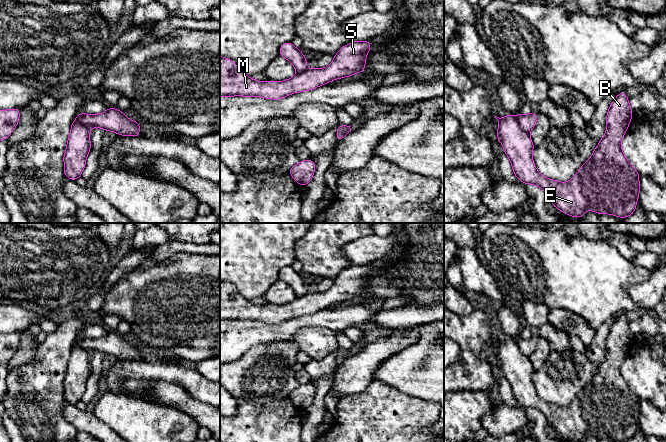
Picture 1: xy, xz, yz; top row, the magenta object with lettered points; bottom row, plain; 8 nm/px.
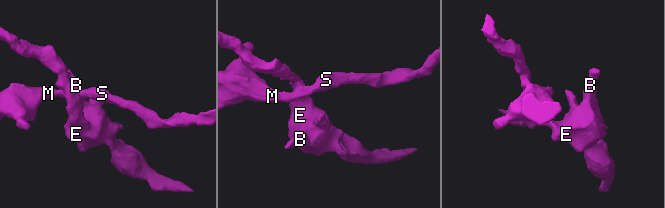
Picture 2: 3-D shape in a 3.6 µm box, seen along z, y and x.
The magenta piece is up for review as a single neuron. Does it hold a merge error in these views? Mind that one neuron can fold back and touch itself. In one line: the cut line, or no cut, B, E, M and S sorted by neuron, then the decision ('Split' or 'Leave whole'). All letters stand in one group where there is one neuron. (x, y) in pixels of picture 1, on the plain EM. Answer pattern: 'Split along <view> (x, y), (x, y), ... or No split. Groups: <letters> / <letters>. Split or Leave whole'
Split along yz (515, 341), (519, 350), (528, 357). Groups: B E / M S. Split

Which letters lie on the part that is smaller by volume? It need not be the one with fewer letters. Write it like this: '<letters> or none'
B, E

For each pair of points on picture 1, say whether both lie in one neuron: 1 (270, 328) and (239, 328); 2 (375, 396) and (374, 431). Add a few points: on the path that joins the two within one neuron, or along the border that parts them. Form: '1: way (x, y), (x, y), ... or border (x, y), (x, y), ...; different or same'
1: way (262, 329), (247, 329); same
2: way (375, 405), (375, 422); same

